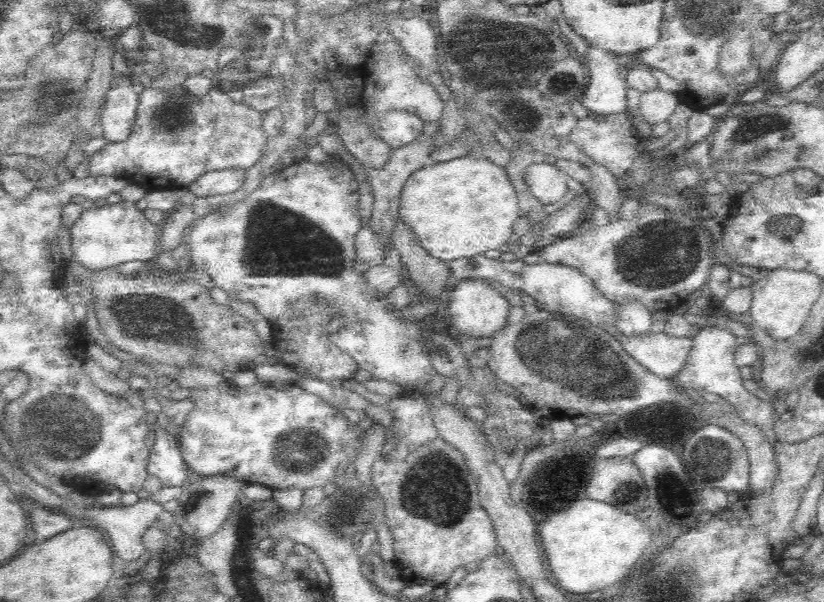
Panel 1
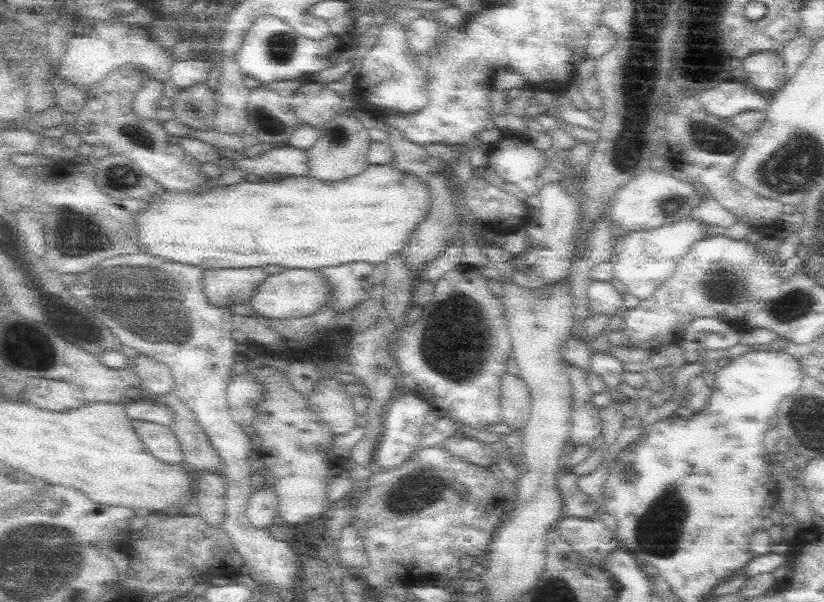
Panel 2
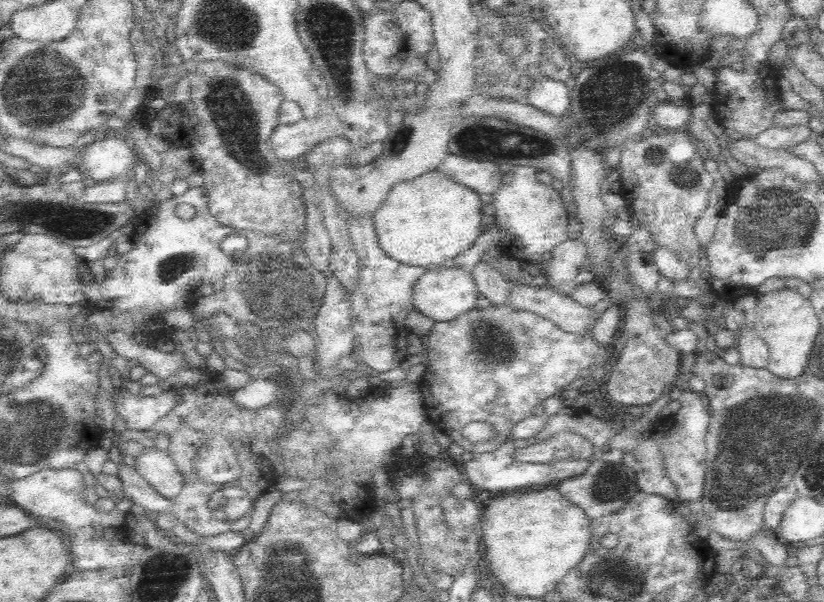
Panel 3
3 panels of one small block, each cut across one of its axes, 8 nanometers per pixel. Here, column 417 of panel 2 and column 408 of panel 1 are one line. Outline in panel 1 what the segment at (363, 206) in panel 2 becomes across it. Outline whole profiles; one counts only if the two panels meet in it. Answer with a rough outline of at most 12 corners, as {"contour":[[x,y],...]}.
{"contour":[[480,150],[410,174],[399,215],[445,263],[508,242],[522,214]]}

